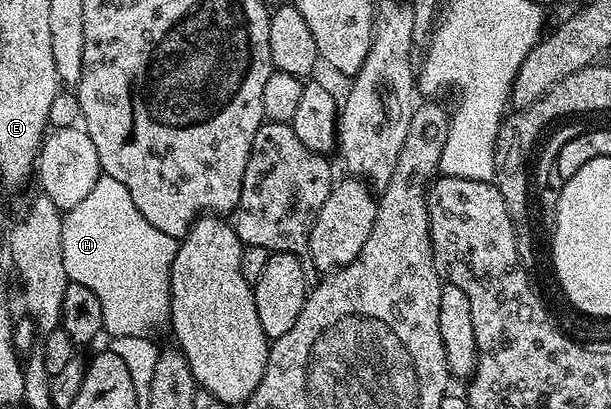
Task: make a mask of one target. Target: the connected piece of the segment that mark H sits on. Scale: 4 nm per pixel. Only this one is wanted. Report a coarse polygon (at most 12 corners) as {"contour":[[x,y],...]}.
{"contour":[[106,175],[63,215],[109,336],[169,321],[177,239]]}

